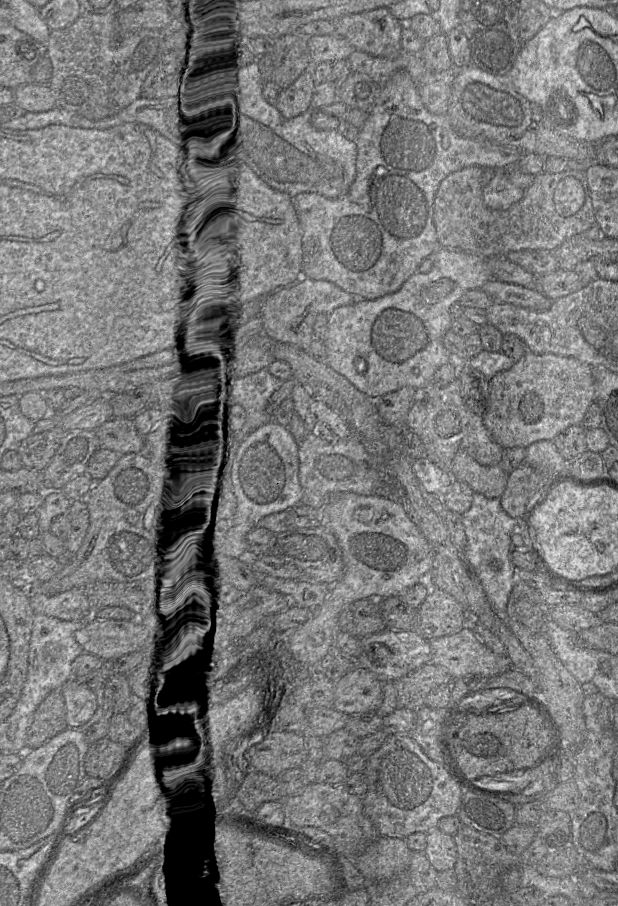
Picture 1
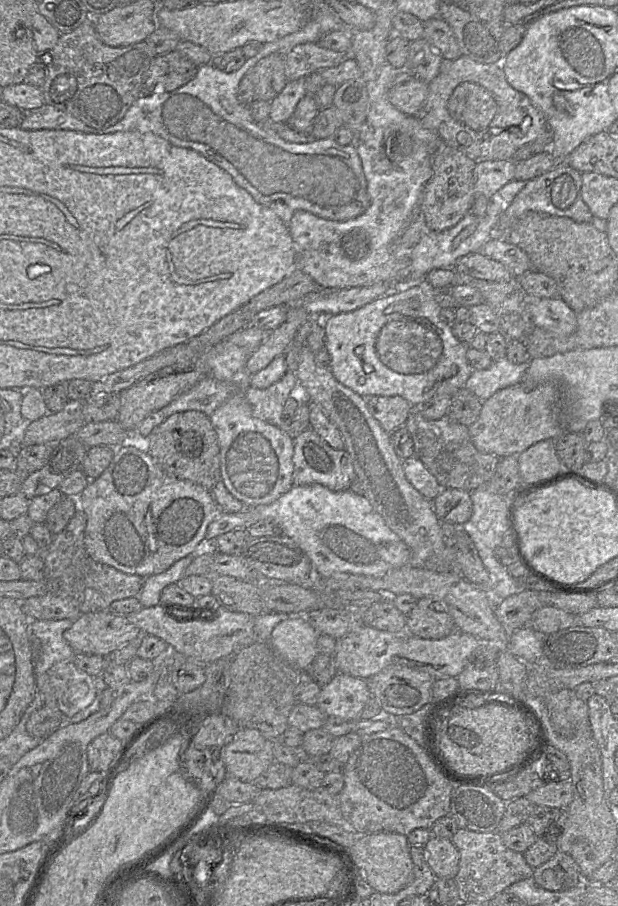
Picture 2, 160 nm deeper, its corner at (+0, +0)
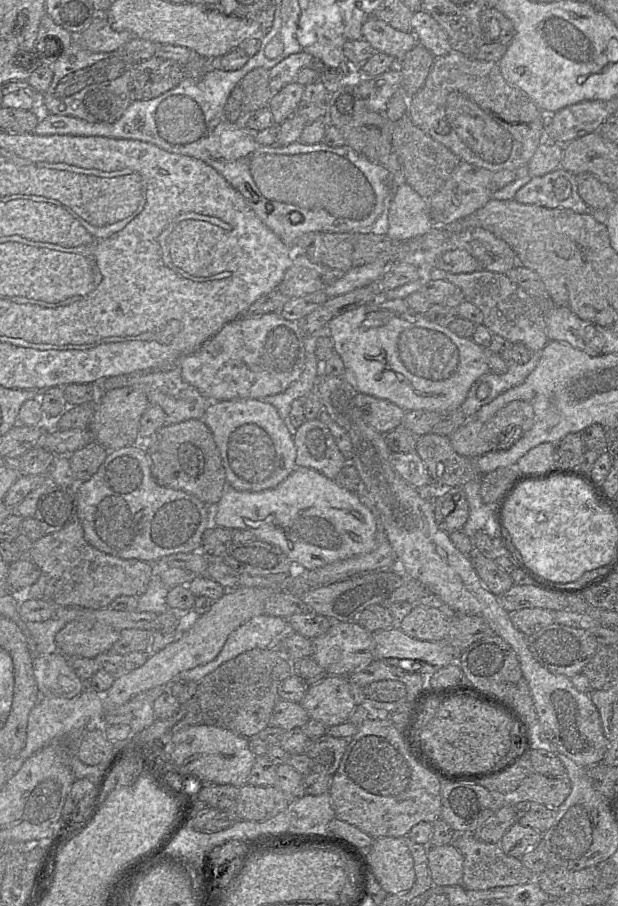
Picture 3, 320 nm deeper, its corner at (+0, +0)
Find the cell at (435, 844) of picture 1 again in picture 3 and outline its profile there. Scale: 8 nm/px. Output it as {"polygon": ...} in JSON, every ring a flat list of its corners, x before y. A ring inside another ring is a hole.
{"polygon":[[453,845,427,846,428,869,434,886,460,885,464,858]]}

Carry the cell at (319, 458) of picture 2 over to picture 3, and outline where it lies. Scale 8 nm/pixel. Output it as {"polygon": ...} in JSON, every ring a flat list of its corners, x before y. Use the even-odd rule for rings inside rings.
{"polygon":[[318,418,306,420,293,436,296,467,306,467,335,479,346,459,328,427]]}

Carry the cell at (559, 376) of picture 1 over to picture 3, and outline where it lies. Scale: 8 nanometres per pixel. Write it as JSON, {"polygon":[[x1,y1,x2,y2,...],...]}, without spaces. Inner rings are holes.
{"polygon":[[515,400,501,408,492,418,481,422,475,418,468,419,448,437,456,453,461,456,478,458,491,451,500,451,510,448,523,435,531,429,534,423,534,411,530,403]]}

